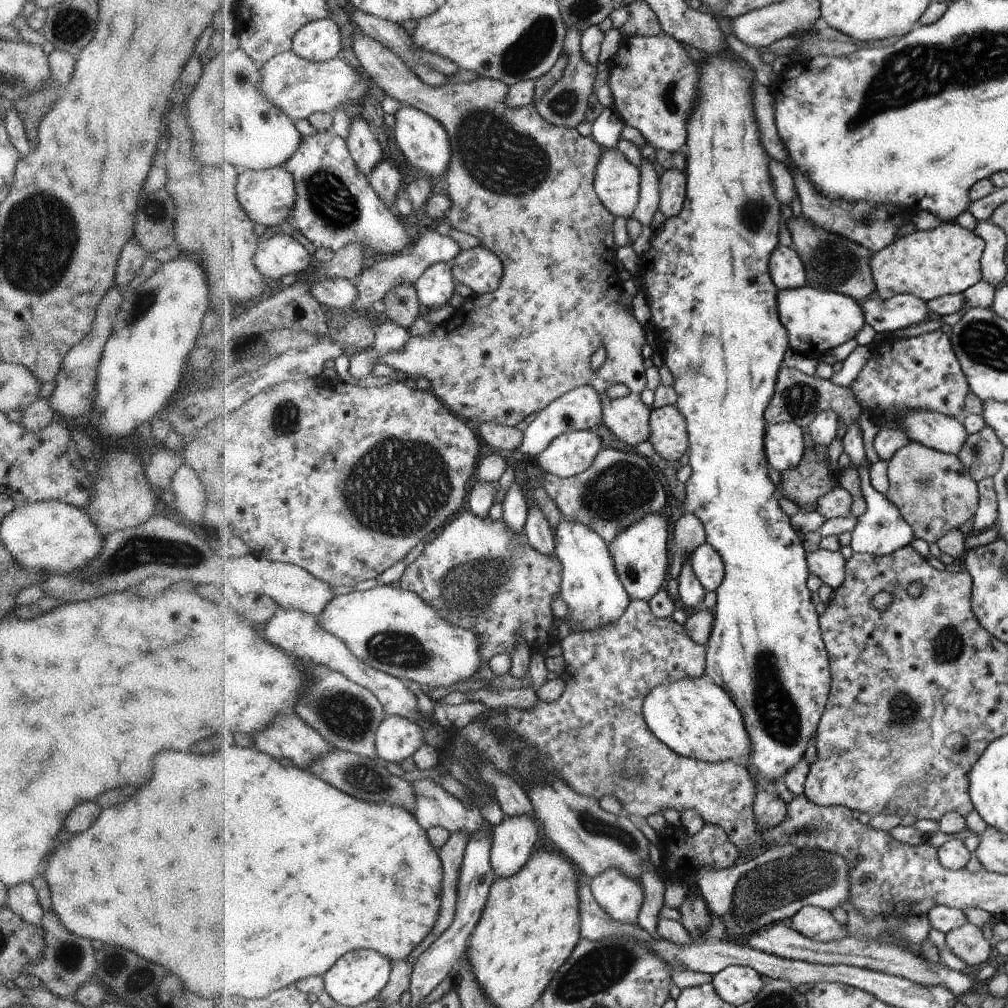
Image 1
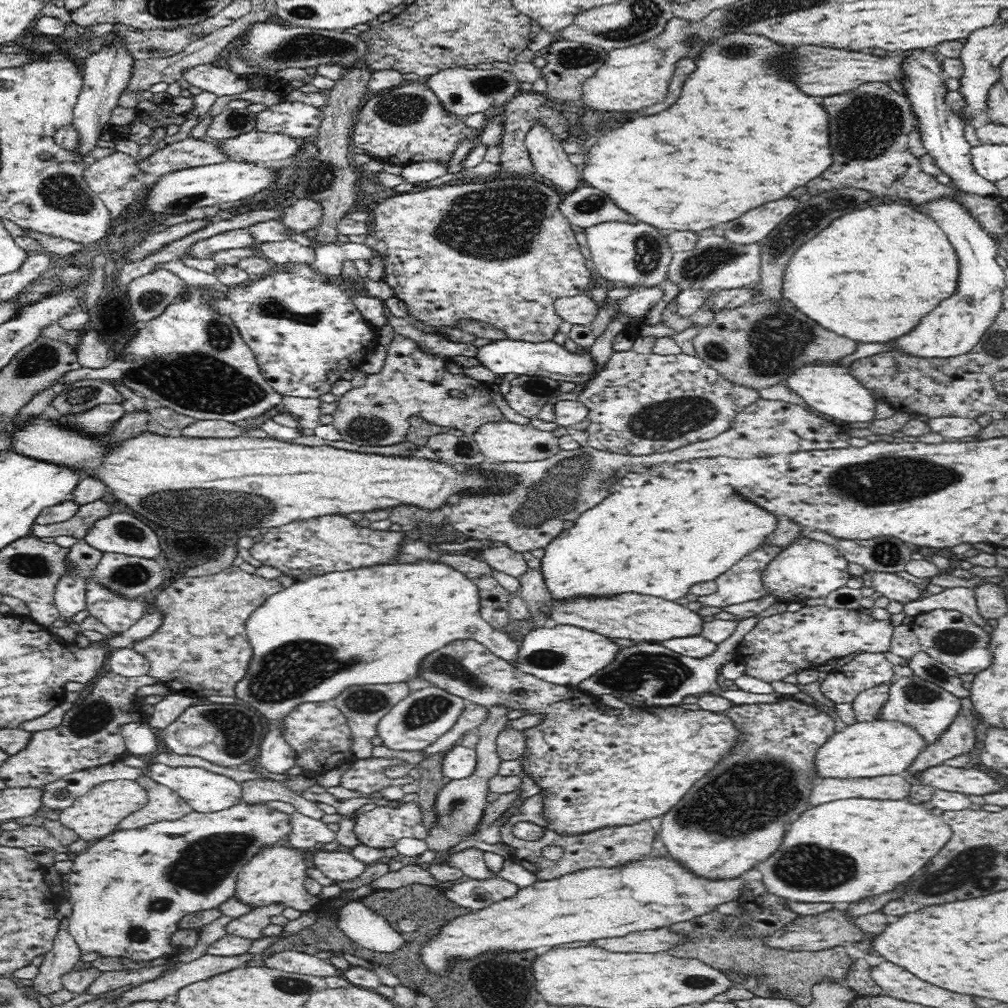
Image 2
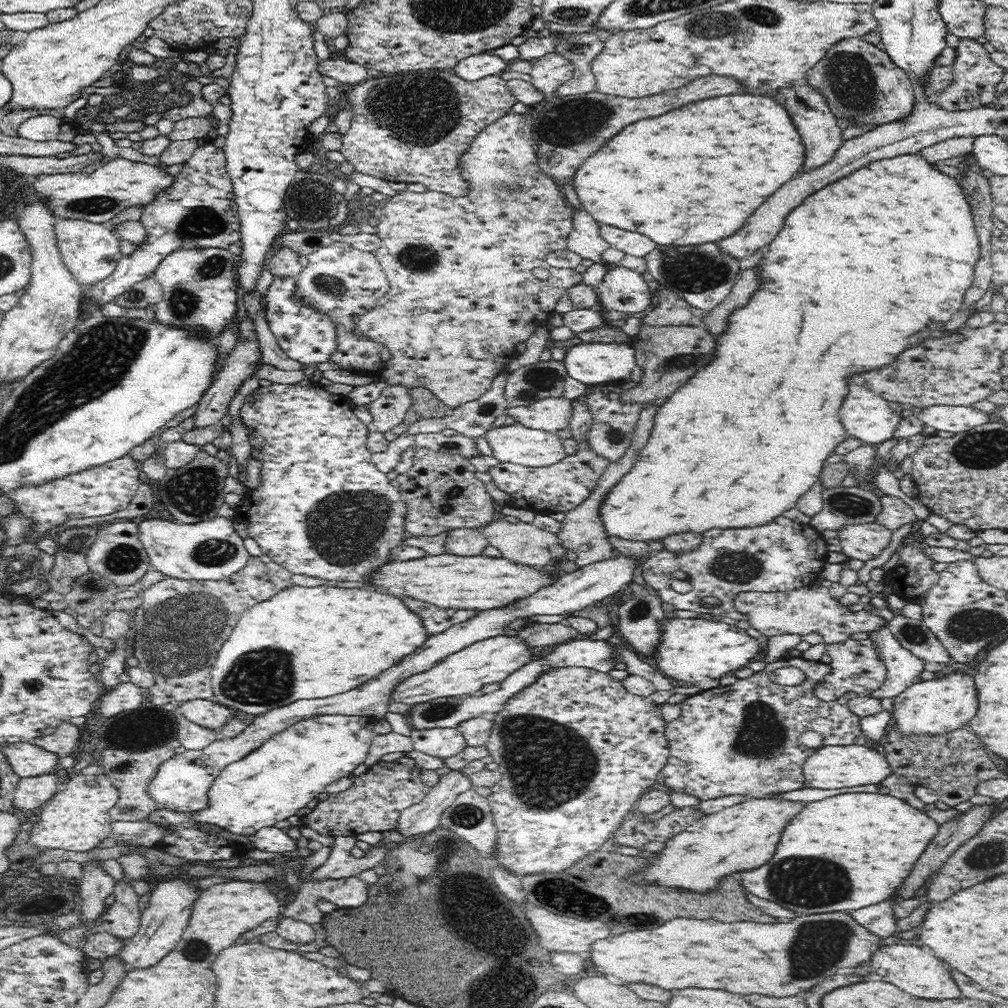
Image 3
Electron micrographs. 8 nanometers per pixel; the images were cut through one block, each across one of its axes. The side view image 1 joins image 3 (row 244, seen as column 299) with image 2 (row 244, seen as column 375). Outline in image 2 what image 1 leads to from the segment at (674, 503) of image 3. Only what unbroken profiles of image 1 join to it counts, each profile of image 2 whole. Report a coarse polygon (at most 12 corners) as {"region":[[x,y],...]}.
{"region":[[911,203],[838,215],[786,266],[798,312],[856,342],[954,294],[953,246]]}

